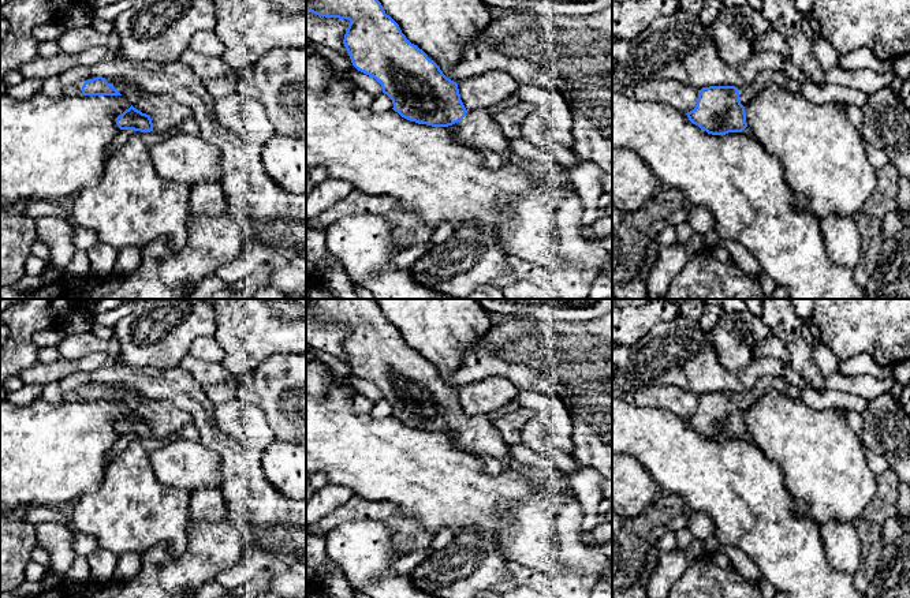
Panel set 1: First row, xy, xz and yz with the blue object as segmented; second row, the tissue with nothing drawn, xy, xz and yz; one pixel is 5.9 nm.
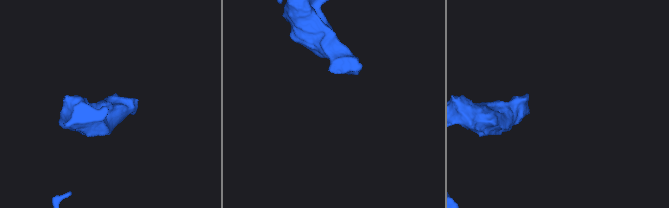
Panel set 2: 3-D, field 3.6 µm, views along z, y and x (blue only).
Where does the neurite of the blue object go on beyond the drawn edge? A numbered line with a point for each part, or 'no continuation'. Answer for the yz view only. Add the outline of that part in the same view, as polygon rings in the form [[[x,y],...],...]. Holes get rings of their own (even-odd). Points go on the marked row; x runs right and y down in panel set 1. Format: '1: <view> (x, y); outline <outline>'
1: yz (778, 77); outline [[[765,70],[760,72],[750,85],[743,85],[738,87],[739,91],[739,101],[743,106],[760,91],[764,90],[764,87],[769,83],[779,85],[782,87],[786,87],[787,85],[787,74],[783,70]]]

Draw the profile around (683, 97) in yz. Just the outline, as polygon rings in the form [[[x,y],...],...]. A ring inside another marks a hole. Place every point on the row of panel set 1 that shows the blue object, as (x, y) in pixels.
[[[653,79],[634,86],[633,96],[642,102],[667,104],[687,113],[695,108],[698,91],[676,79]]]

